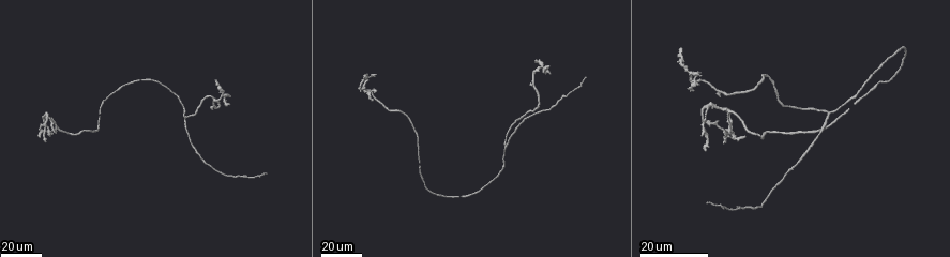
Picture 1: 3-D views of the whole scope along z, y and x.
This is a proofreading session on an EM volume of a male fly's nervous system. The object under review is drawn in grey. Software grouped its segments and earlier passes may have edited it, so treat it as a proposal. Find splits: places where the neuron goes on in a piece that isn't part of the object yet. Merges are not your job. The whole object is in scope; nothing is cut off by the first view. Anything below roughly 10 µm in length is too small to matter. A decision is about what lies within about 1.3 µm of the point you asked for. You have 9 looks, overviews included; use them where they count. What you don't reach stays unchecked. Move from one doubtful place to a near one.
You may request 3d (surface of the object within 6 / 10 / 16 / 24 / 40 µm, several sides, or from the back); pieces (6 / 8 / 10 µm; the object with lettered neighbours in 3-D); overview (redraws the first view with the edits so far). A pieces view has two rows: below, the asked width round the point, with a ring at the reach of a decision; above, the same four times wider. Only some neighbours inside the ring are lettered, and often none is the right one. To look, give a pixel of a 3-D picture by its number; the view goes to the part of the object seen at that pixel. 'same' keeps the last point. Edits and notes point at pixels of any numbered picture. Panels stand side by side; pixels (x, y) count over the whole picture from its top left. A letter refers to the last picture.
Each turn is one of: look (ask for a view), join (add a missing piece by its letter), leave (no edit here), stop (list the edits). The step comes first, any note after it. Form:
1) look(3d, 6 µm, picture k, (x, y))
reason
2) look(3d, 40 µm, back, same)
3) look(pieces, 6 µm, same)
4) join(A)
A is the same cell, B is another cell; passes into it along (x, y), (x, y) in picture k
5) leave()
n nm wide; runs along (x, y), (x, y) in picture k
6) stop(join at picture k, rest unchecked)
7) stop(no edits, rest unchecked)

look(3d, 24 µm, picture 1, (40, 136))
long arm stops here

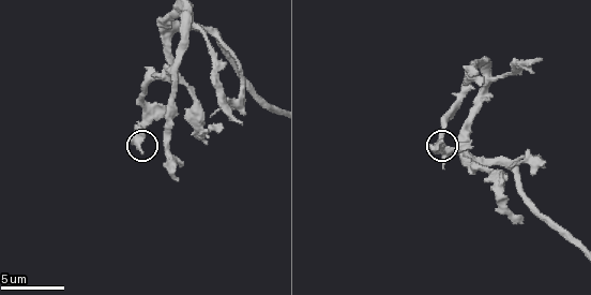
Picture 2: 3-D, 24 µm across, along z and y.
look(pieces, 8 µm, picture 2, (442, 141))

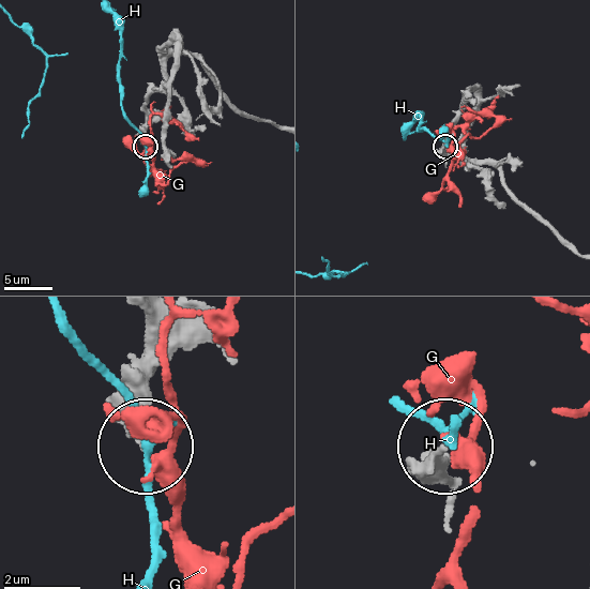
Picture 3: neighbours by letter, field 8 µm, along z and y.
leave()
G and H are other cells; none of them fits

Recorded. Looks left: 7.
look(pieces, 10 µm, picture 2, (178, 180))

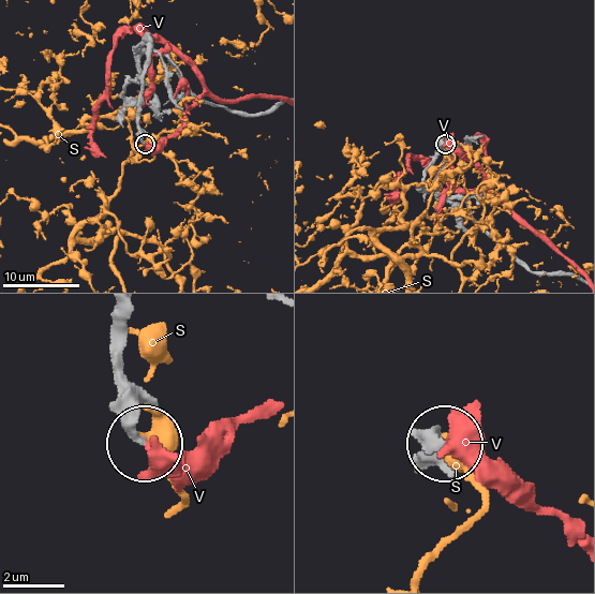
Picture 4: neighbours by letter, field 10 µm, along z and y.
leave()
320 nm wide; S and V are other cells; runs along (128, 316), (120, 385), (140, 444) in picture 4; none of them fits

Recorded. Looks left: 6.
look(pieces, 6 µm, picture 2, (220, 124))
branch stops here

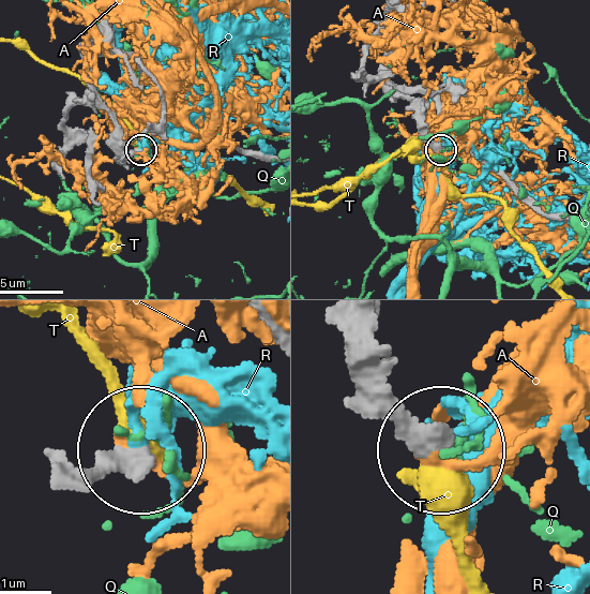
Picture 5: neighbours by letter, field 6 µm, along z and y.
leave()
380 nm wide; A, Q, R and T are other cells; runs along (74, 473), (134, 451) in picture 5; none of them fits

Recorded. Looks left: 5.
look(3d, 40 µm, picture 1, (549, 64))
end of a long branch

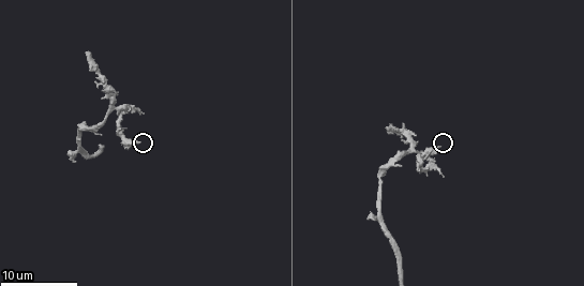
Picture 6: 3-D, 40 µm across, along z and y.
look(pieces, 10 µm, picture 6, (438, 148))

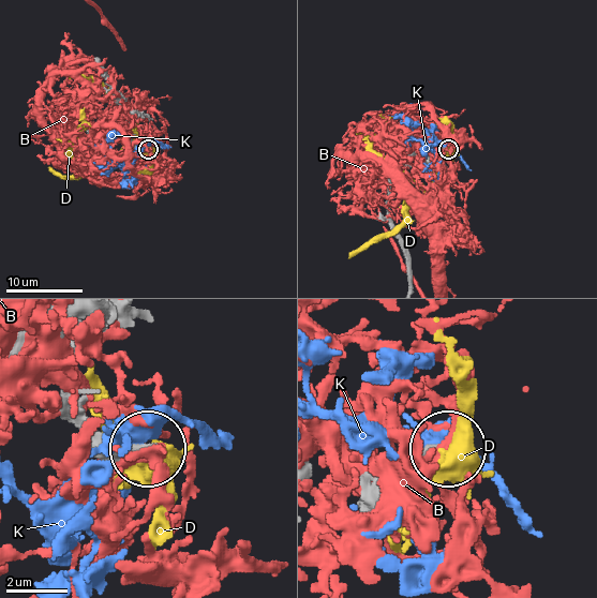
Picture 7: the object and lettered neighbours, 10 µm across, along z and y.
leave()
B, D and K are other cells; no lettered piece goes on from it

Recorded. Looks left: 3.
stop(no edits, rest unchecked)

